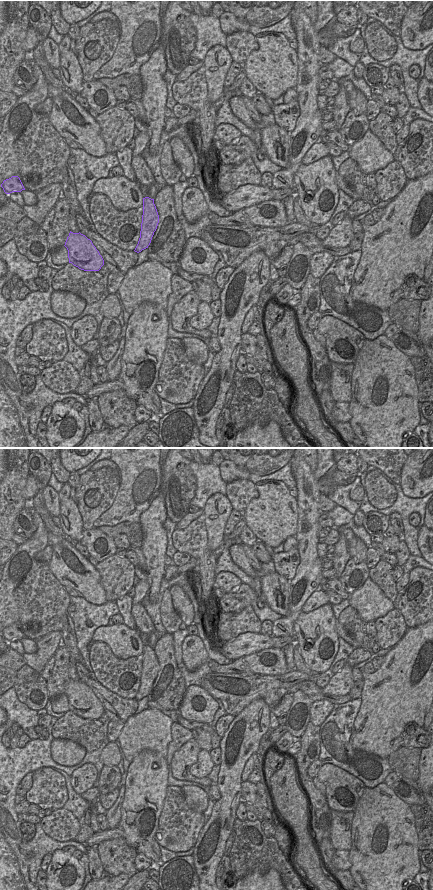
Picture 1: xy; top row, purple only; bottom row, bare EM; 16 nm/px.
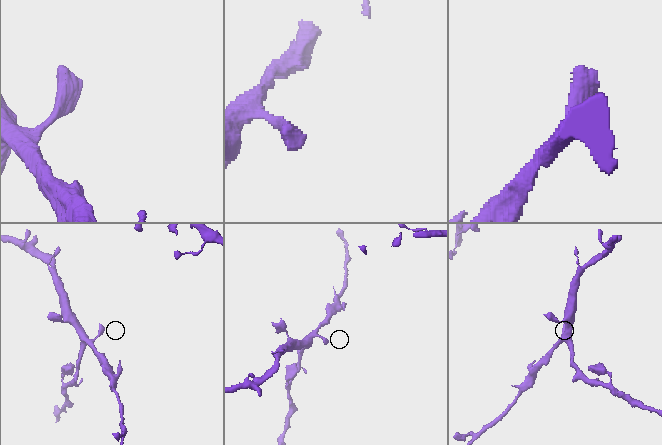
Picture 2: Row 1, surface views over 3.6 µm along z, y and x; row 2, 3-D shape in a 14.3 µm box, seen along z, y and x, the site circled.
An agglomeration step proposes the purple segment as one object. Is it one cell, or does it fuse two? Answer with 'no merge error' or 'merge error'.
no merge error

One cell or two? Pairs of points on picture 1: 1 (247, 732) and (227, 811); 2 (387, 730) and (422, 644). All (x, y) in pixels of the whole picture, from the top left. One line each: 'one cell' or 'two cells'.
1: one cell
2: one cell

